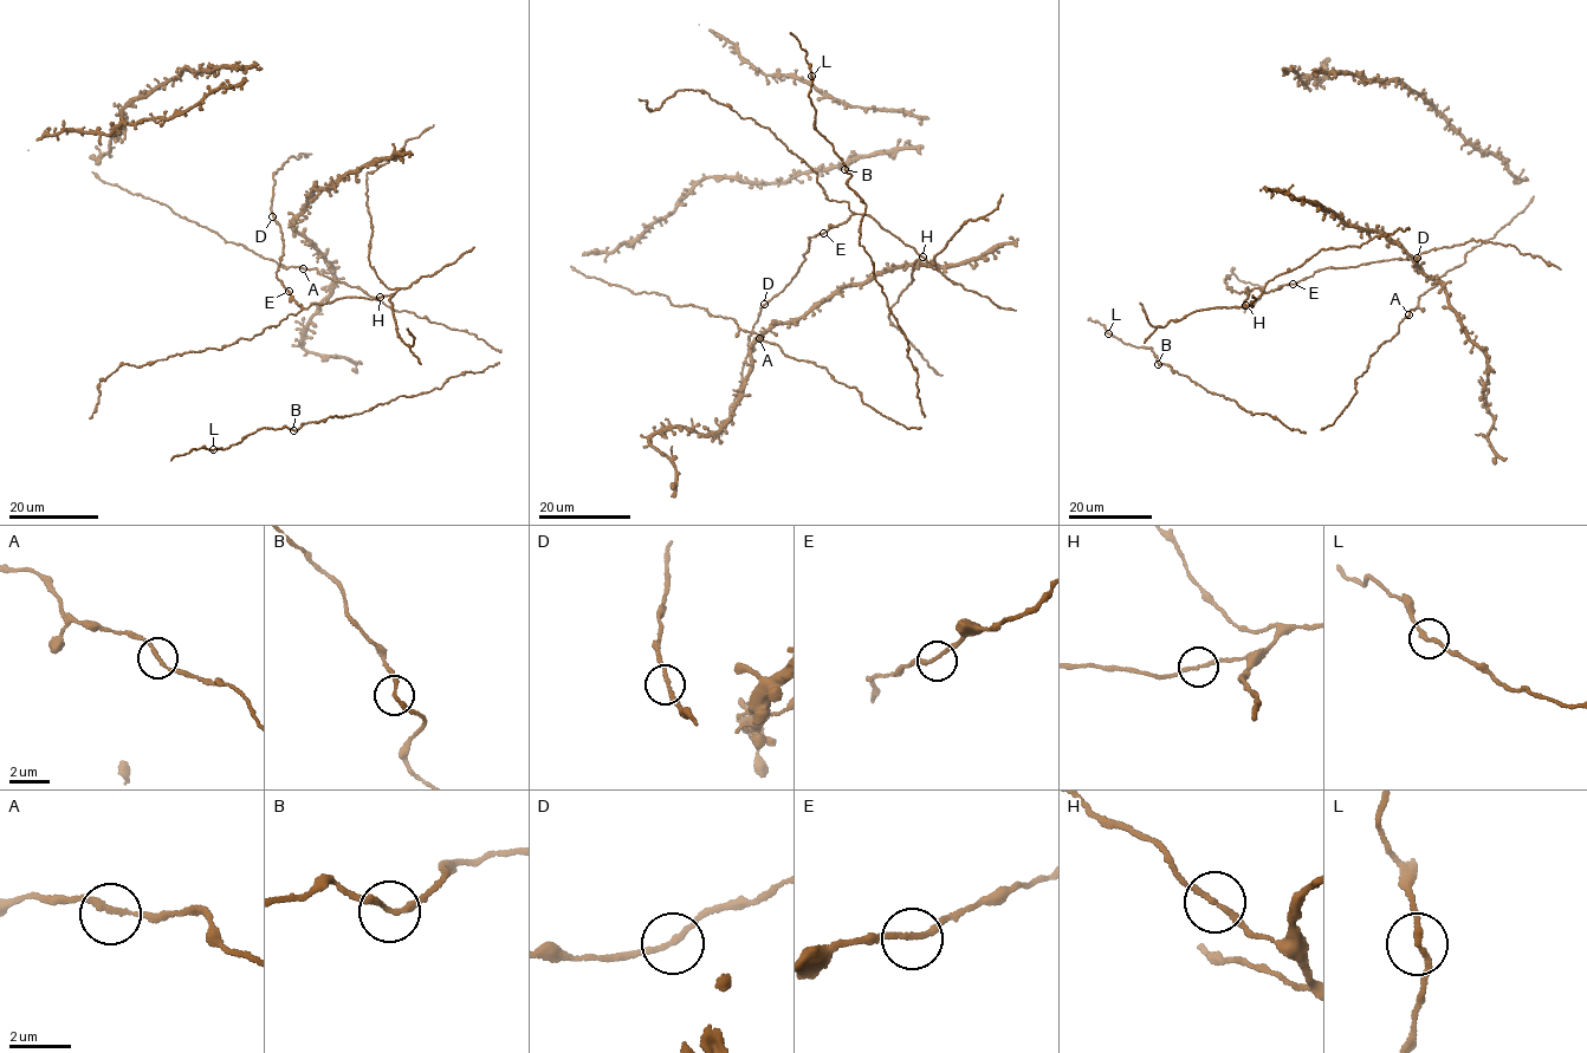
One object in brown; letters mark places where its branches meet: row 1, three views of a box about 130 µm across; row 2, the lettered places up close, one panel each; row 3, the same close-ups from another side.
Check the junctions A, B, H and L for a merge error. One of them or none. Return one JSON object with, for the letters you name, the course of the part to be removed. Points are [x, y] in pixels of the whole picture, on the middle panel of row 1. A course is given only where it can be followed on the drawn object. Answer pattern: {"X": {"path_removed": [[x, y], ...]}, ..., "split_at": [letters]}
{"split_at": []}

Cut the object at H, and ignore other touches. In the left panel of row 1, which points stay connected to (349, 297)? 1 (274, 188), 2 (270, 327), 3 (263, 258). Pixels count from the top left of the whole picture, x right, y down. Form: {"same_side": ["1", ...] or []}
{"same_side": ["1", "2"]}

